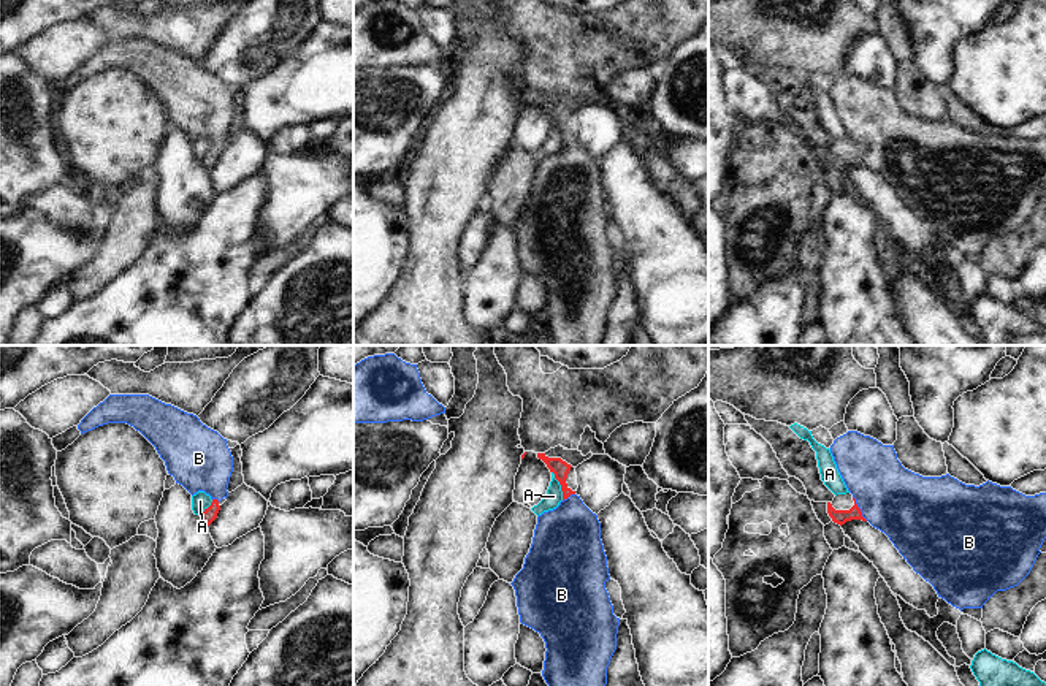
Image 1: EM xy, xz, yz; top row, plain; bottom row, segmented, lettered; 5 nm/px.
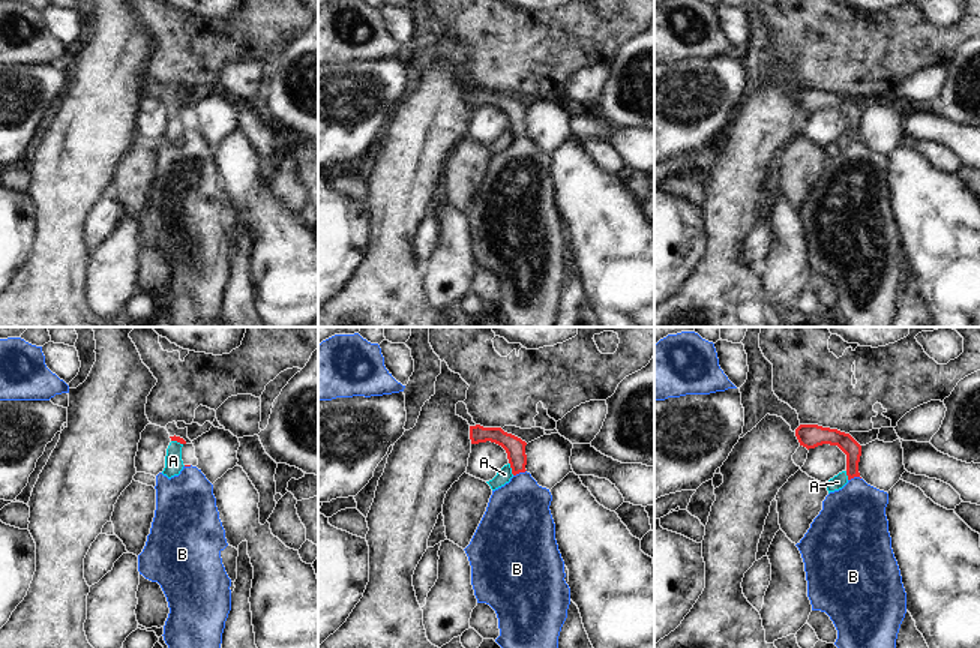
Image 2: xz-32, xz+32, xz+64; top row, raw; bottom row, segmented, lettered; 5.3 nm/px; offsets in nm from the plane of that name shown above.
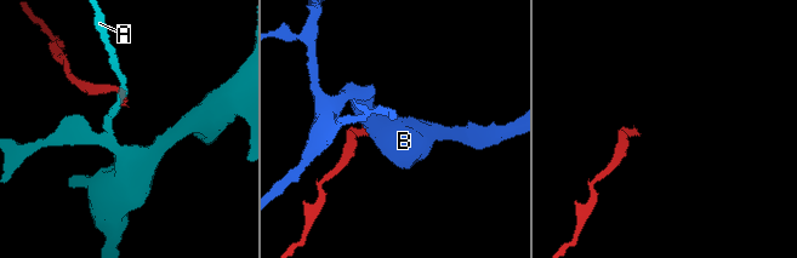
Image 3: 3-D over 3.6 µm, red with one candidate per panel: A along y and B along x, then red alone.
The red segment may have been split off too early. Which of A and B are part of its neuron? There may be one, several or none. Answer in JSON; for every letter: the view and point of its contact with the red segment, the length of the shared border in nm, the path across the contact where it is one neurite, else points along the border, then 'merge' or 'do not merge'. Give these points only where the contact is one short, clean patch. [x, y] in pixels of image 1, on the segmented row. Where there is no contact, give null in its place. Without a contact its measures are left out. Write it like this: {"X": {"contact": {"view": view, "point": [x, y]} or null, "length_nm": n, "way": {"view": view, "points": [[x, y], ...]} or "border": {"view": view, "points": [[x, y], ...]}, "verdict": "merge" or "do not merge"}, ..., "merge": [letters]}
{"A": {"contact": {"view": "xz", "point": [560, 484]}, "length_nm": 160, "border": {"view": "xz", "points": [[552, 471], [563, 499]]}, "verdict": "do not merge"}, "B": {"contact": {"view": "yz", "point": [859, 509]}, "length_nm": 150, "way": {"view": "yz", "points": [[840, 517], [859, 509], [907, 507]]}, "verdict": "merge"}, "merge": ["B"]}

